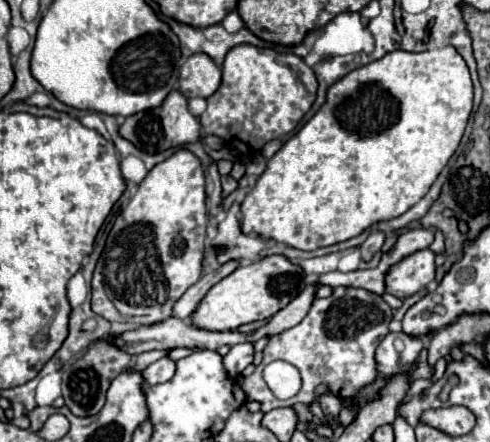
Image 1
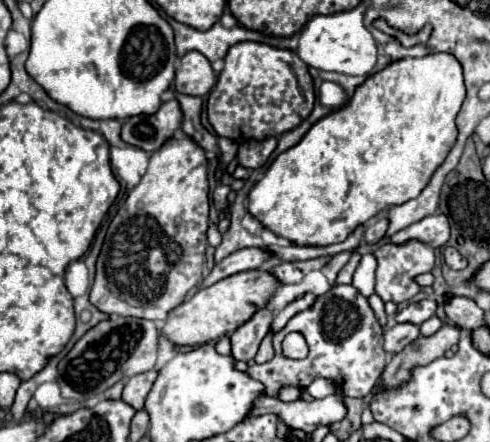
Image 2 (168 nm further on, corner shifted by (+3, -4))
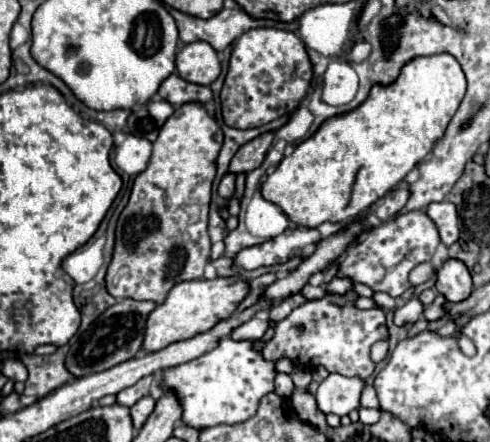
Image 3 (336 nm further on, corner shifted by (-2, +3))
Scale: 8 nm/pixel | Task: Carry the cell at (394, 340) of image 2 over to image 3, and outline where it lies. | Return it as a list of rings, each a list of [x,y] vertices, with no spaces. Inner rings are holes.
[[[411,297],[403,307],[397,307],[393,315],[395,315],[395,325],[417,321],[423,315],[423,303],[417,297]]]

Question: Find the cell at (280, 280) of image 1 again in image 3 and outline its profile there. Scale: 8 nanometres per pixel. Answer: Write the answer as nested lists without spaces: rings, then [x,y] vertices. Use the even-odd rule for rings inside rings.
[[[217,277],[217,279],[199,279],[199,281],[181,281],[175,285],[167,299],[157,305],[145,319],[145,337],[141,349],[147,353],[159,351],[171,343],[183,341],[187,337],[195,337],[195,333],[203,333],[203,329],[211,329],[211,325],[231,317],[237,305],[247,297],[247,283],[237,277]]]

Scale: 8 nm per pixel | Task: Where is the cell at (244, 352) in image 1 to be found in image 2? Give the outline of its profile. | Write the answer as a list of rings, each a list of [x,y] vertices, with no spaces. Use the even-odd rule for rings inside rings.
[[[264,308],[262,312],[256,312],[246,324],[242,324],[242,328],[238,328],[238,330],[230,336],[234,360],[250,362],[250,360],[256,356],[262,338],[264,338],[266,332],[270,330],[272,320],[274,320],[274,318],[272,318],[272,310],[270,310],[270,308]]]

